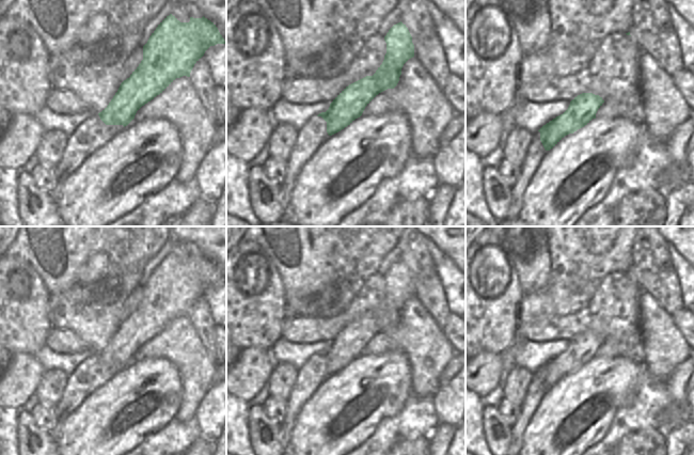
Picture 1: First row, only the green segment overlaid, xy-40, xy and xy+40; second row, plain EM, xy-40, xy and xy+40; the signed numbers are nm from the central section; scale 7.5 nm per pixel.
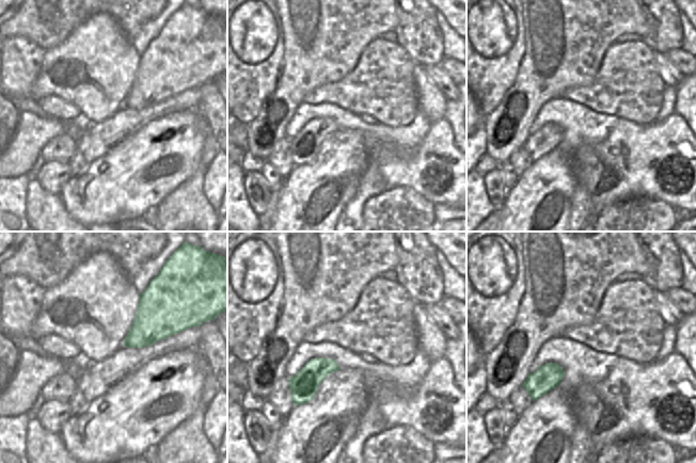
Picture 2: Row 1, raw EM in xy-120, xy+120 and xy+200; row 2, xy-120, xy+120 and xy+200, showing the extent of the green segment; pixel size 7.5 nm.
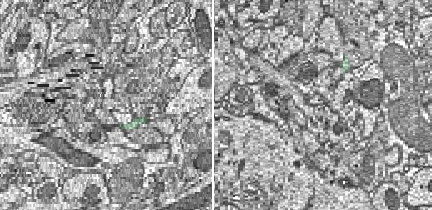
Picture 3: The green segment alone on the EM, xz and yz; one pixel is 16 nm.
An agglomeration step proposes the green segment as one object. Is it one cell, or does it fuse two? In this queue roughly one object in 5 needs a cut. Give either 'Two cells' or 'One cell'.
One cell

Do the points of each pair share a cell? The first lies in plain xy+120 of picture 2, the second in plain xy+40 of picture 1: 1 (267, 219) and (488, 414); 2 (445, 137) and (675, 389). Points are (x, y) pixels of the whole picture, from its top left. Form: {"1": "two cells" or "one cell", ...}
{"1": "two cells", "2": "one cell"}

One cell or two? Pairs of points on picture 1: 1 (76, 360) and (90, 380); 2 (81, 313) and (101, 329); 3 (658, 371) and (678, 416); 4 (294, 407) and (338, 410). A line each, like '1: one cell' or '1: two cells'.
1: two cells
2: one cell
3: two cells
4: two cells

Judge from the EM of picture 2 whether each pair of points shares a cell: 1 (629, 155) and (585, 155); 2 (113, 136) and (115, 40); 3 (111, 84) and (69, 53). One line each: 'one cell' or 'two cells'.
1: one cell
2: two cells
3: one cell

